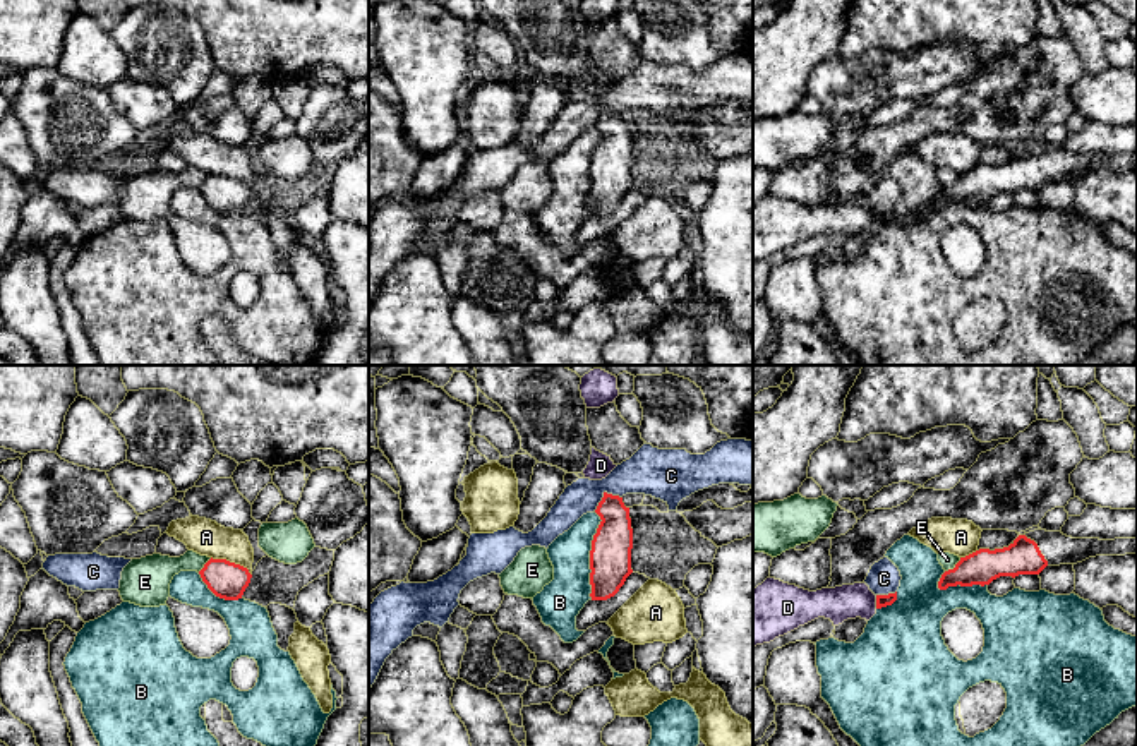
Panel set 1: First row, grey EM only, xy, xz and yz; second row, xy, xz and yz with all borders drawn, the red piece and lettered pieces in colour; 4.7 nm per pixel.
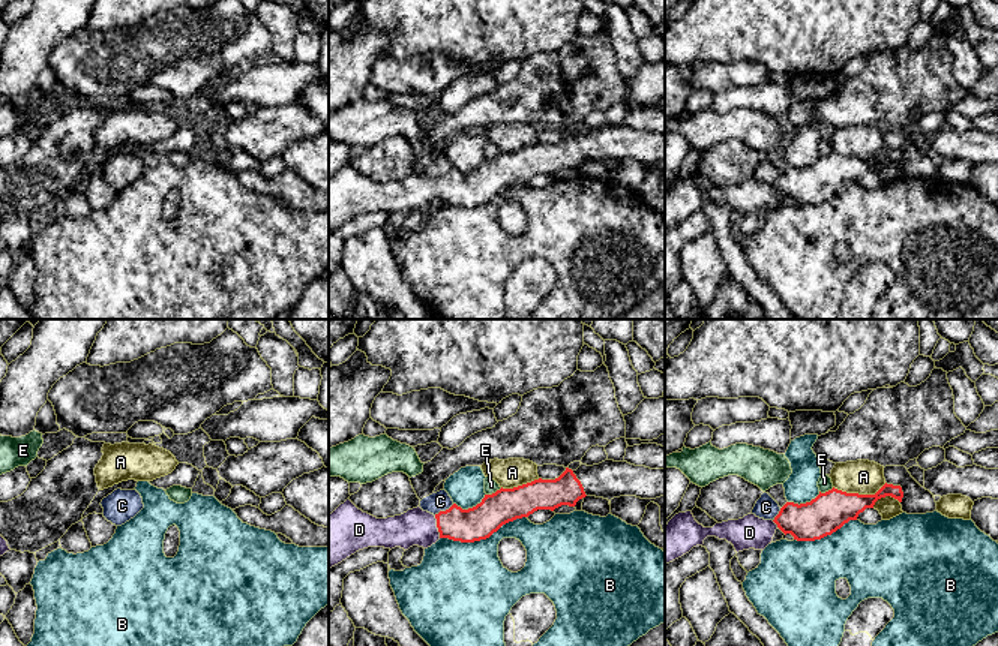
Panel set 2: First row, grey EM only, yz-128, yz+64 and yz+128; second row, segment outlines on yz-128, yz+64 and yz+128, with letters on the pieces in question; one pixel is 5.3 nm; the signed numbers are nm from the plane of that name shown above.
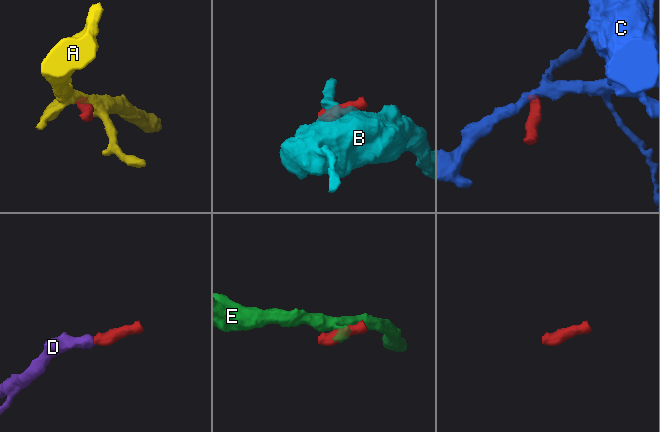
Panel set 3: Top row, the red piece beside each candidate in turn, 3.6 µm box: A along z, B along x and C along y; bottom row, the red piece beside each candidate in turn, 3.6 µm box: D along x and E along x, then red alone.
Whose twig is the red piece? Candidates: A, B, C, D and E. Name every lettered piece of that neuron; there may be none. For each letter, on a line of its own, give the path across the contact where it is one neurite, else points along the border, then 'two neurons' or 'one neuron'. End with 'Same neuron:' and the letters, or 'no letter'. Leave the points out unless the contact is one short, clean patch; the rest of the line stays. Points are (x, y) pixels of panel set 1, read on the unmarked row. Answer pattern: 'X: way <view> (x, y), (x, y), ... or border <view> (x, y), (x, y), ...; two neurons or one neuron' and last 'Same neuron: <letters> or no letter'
A: border xy (211, 172), (242, 180), (251, 191); two neurons
B: two neurons
C: border xz (621, 112), (606, 108), (594, 126); two neurons
D: way yz (882, 216), (877, 218), (839, 220); one neuron
E: border yz (961, 174), (945, 187); two neurons
Same neuron: D

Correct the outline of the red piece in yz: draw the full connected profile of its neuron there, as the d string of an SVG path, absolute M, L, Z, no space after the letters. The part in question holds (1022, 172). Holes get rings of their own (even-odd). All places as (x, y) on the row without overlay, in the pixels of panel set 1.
M1034 146L1019 151L1008 163L979 165L941 190L940 206L948 202L990 201L1000 192L1039 190L1046 182L1077 180L1096 171L1137 170L1135 154L1072 154L1062 147Z

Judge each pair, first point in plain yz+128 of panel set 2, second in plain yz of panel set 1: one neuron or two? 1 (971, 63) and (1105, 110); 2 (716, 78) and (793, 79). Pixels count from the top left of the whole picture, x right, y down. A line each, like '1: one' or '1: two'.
1: two
2: two

